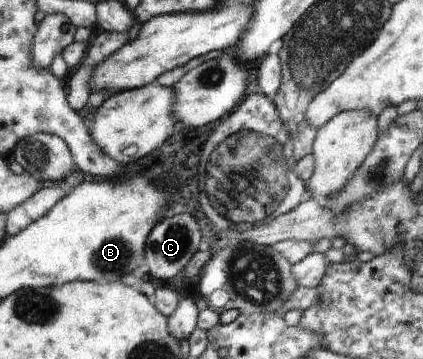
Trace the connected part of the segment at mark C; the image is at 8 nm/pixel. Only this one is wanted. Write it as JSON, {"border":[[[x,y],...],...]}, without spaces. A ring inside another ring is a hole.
{"border":[[[181,213],[163,218],[149,235],[147,253],[145,254],[145,261],[147,261],[147,267],[144,270],[145,276],[157,279],[175,277],[195,255],[202,238],[201,233],[199,223],[193,214]]]}

